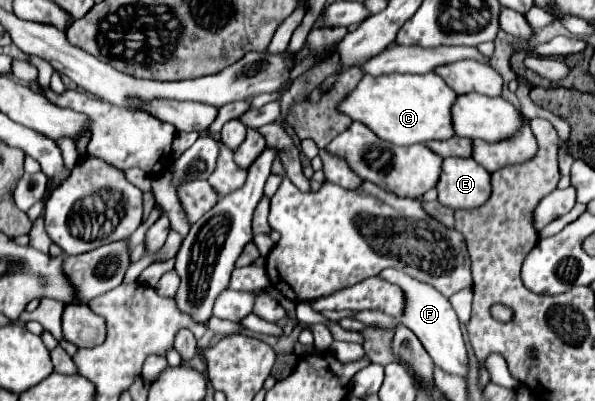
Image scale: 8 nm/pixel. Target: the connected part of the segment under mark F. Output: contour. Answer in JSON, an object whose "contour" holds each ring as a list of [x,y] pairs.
{"contour":[[[384,269],[378,273],[378,277],[390,281],[390,283],[396,283],[404,289],[406,311],[400,321],[416,333],[416,337],[422,341],[424,349],[432,357],[434,365],[440,367],[442,371],[446,371],[448,375],[458,375],[458,377],[466,379],[468,377],[468,349],[466,349],[466,343],[462,337],[460,321],[458,321],[456,311],[452,309],[450,301],[442,293],[438,293],[432,285],[416,281],[400,269]]]}

